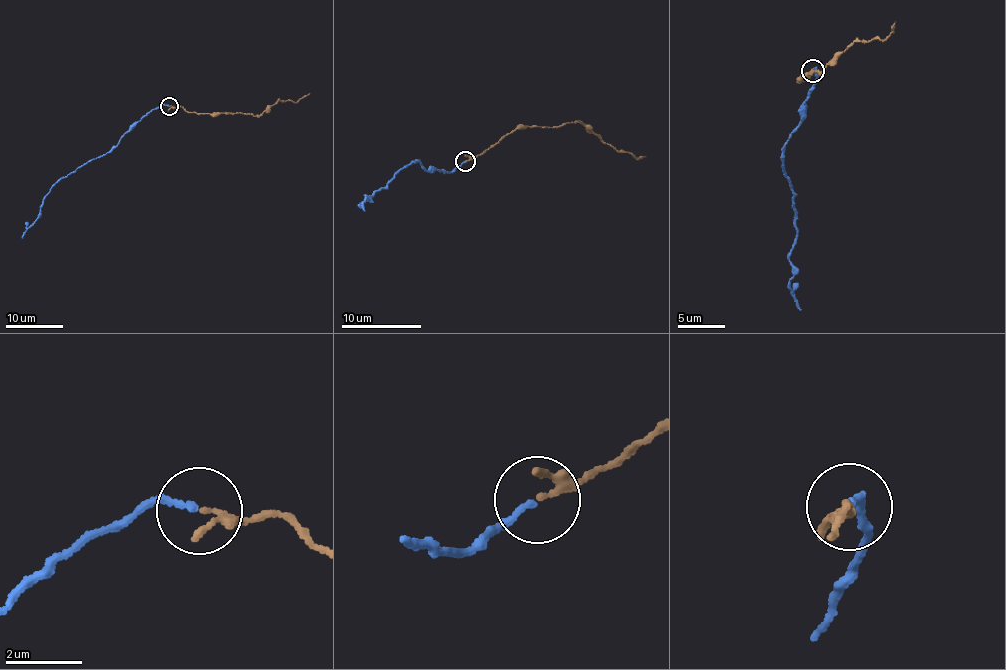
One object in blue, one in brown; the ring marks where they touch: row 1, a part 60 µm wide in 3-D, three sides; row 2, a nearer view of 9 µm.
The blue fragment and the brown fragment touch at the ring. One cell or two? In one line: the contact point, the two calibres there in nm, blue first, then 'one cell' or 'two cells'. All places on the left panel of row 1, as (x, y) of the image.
place (169, 106); calibres 160 and 150 nm; one cell

